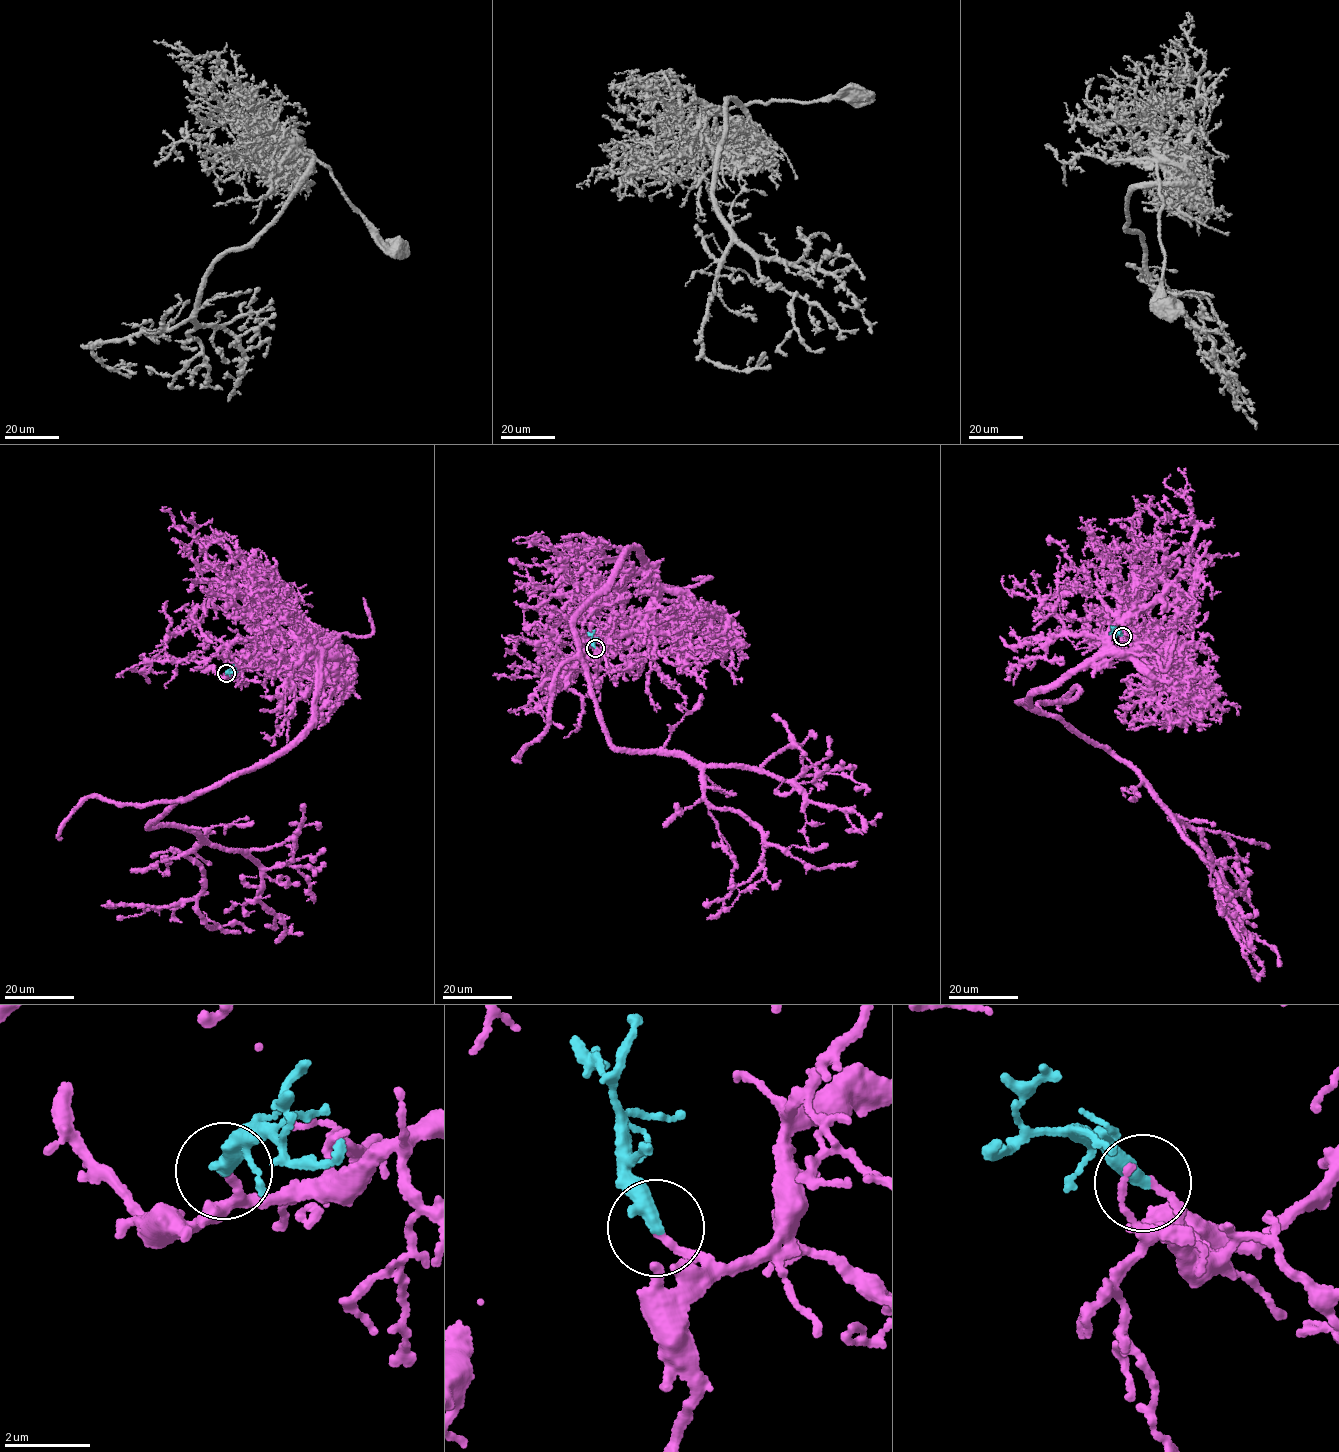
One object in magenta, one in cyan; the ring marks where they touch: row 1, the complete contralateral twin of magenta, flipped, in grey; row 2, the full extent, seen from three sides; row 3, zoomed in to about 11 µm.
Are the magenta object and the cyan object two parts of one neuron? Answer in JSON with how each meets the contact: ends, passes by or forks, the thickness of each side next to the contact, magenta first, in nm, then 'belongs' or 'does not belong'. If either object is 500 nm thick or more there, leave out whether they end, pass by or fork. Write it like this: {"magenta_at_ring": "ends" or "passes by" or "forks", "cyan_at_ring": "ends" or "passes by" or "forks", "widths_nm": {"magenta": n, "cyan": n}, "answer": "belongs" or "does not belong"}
{"magenta_at_ring": "ends", "cyan_at_ring": "ends", "widths_nm": {"magenta": 170, "cyan": 400}, "answer": "belongs"}

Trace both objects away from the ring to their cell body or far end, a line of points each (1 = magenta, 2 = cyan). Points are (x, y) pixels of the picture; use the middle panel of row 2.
1: (596, 648), (644, 623), (632, 548), (574, 622), (609, 743), (674, 751), (817, 868), (857, 861)
2: (596, 647), (591, 633)

